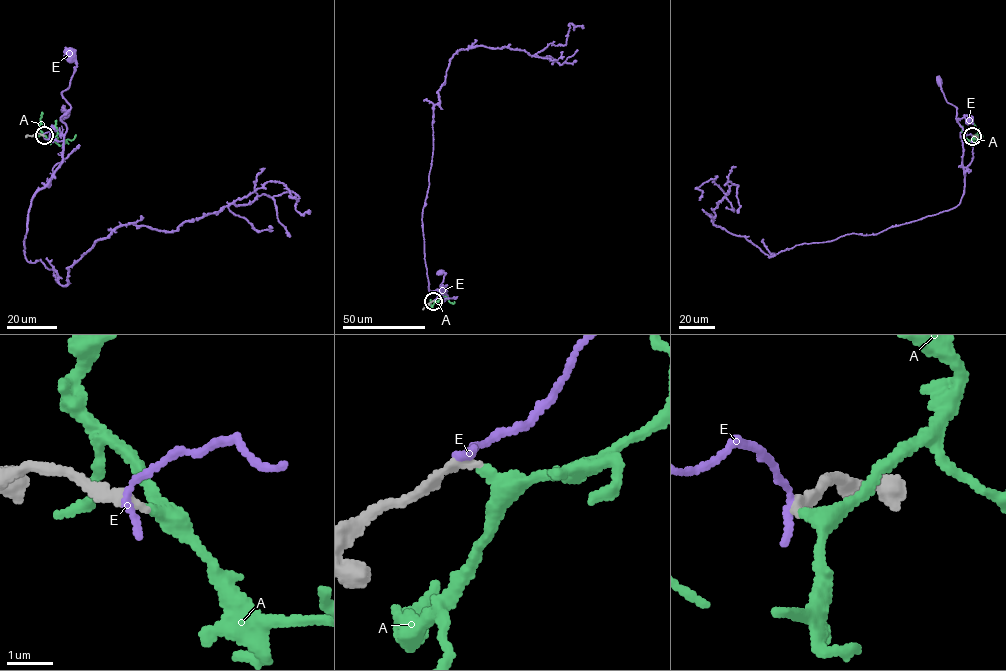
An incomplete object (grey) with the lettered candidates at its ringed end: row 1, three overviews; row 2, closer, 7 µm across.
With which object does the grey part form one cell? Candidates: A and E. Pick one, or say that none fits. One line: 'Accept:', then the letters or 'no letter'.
Accept: A

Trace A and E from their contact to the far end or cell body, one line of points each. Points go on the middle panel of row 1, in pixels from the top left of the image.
A: (433, 300), (442, 296), (454, 302)
E: (433, 300), (440, 293), (437, 289), (446, 291), (442, 289), (447, 285), (440, 285), (446, 273), (440, 272)

